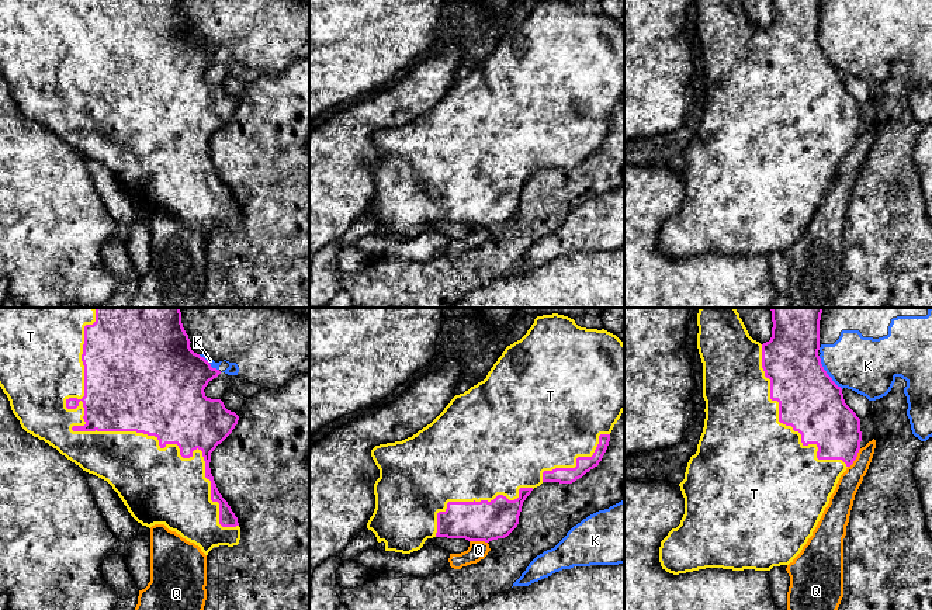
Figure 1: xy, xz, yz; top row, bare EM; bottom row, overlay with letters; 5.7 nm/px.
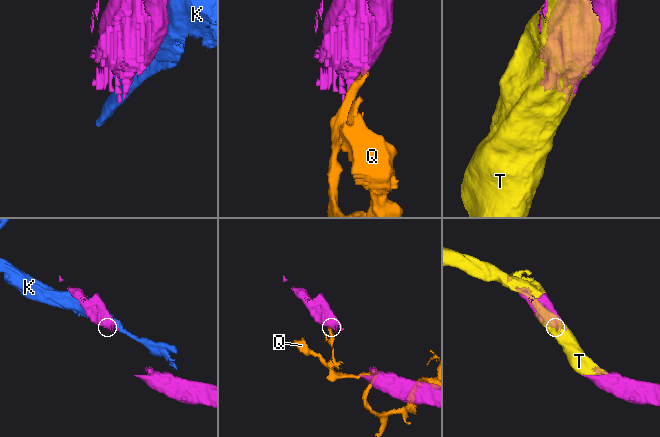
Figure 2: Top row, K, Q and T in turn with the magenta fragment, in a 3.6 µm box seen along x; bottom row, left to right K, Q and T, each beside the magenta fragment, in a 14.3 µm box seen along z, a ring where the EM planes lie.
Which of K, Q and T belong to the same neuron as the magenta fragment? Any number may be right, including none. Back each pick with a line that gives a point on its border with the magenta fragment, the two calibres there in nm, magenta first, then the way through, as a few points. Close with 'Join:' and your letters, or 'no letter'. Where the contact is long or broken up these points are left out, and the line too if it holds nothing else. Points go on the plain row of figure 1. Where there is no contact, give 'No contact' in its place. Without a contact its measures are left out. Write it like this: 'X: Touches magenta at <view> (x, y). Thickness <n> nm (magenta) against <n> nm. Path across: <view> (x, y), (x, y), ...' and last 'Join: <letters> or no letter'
T: Touches magenta at xy (125, 115). Thickness 500 nm (magenta) against 360 nm
Join: T

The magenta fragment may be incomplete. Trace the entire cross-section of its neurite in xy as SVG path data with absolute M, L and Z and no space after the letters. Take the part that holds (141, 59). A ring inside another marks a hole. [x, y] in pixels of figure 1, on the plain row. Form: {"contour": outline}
{"contour": "M0 0L0 72L27 118L56 134L83 156L107 166L138 208L149 214L155 209L164 209L208 240L214 232L233 232L240 225L238 202L219 179L209 153L211 138L232 118L239 101L228 96L221 84L205 82L205 72L221 56L194 38L190 28L181 0Z"}

